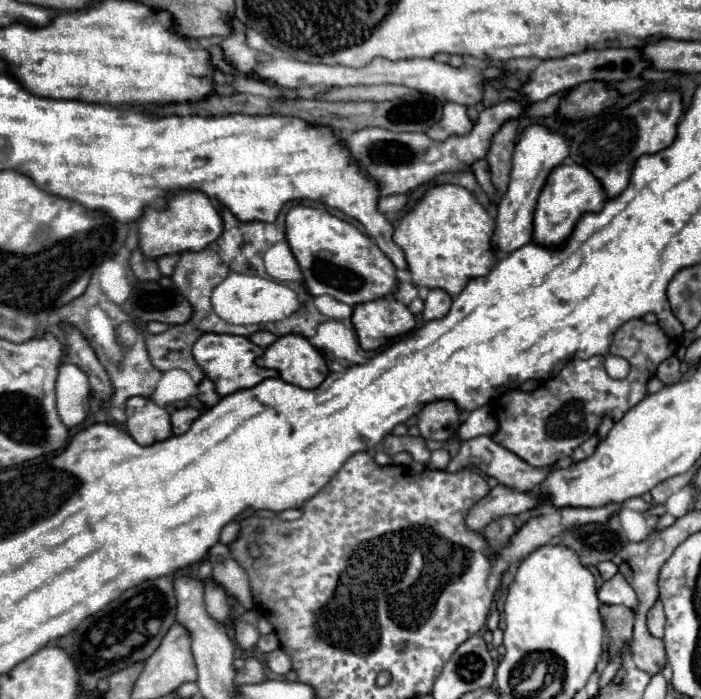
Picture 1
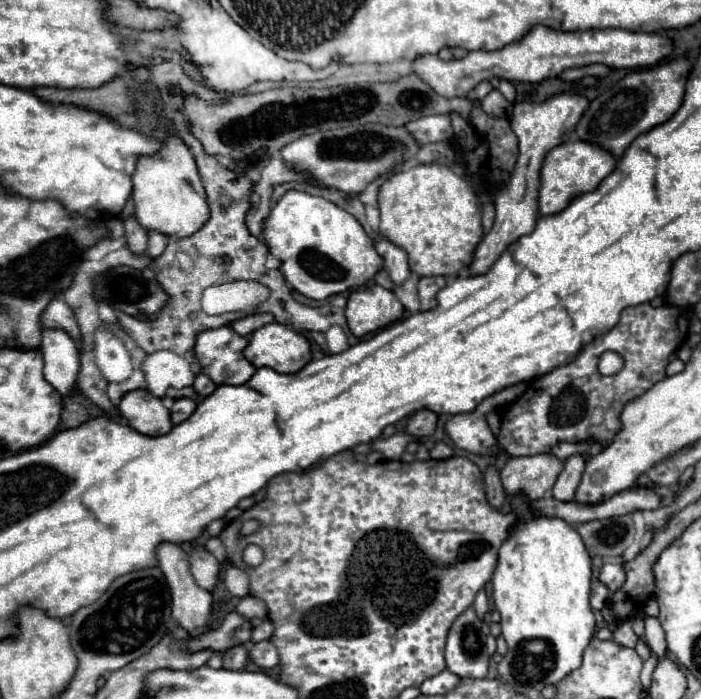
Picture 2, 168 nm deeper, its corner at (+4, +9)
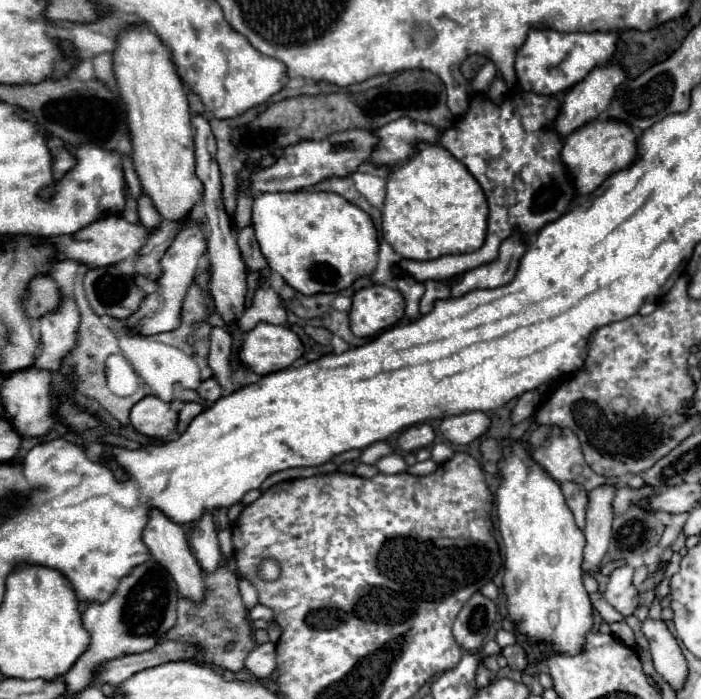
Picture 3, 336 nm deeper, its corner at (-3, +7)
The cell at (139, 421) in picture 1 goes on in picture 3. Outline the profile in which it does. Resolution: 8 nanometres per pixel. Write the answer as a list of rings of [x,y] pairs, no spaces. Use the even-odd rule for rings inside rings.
[[[145,396],[131,408],[131,424],[149,438],[167,438],[177,428],[177,412],[157,396]]]

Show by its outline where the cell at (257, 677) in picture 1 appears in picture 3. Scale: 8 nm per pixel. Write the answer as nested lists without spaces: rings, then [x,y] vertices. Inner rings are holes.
[[[219,566],[215,574],[203,574],[205,586],[207,586],[207,598],[199,604],[187,602],[185,598],[177,604],[177,624],[171,628],[171,634],[167,634],[167,640],[181,640],[187,644],[203,646],[205,652],[199,654],[197,662],[209,662],[217,664],[225,670],[239,672],[245,668],[247,654],[255,648],[255,640],[251,638],[251,628],[247,620],[247,608],[241,600],[239,588],[237,588],[237,574],[229,572],[227,566]],[[227,642],[235,642],[233,650],[225,650]]]

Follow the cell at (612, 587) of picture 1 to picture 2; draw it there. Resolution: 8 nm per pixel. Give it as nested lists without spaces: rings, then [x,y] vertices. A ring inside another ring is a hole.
[[[594,582],[590,590],[590,604],[594,610],[602,610],[610,600],[610,592],[602,582]]]

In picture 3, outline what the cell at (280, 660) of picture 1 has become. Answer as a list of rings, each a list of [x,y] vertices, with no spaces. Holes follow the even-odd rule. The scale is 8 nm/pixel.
[[[265,642],[257,646],[245,662],[245,668],[255,676],[255,678],[267,678],[275,670],[275,644]]]

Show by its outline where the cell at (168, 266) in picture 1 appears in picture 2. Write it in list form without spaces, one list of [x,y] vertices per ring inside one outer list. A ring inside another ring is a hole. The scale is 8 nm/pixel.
[[[148,232],[148,248],[146,248],[146,254],[150,258],[160,256],[164,252],[164,248],[166,248],[166,242],[168,242],[168,238],[164,234],[160,234],[160,232]]]

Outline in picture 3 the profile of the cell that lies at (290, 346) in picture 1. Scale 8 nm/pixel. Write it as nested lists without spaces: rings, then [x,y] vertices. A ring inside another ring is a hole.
[[[261,322],[251,332],[247,332],[239,350],[243,366],[259,376],[285,370],[301,356],[303,344],[299,336],[287,326],[267,322]]]

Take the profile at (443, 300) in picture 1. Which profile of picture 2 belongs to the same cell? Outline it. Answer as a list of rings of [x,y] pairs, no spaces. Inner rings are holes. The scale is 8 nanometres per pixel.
[[[428,276],[420,278],[418,282],[418,298],[420,298],[420,310],[432,310],[436,308],[436,292],[446,286],[444,276]]]

